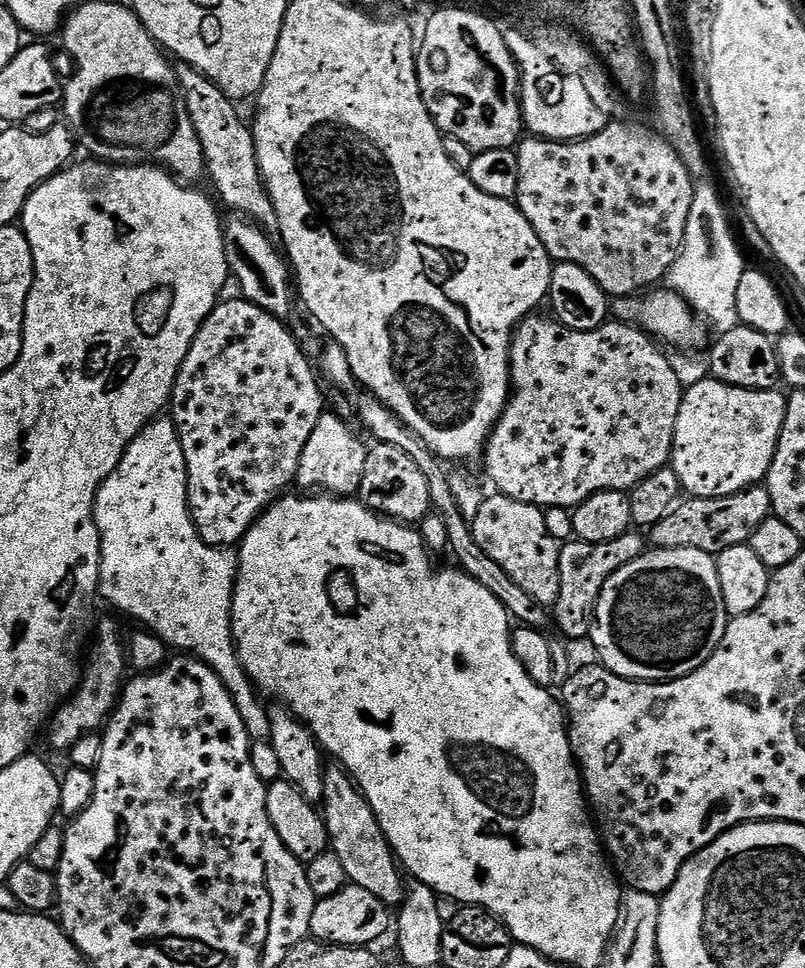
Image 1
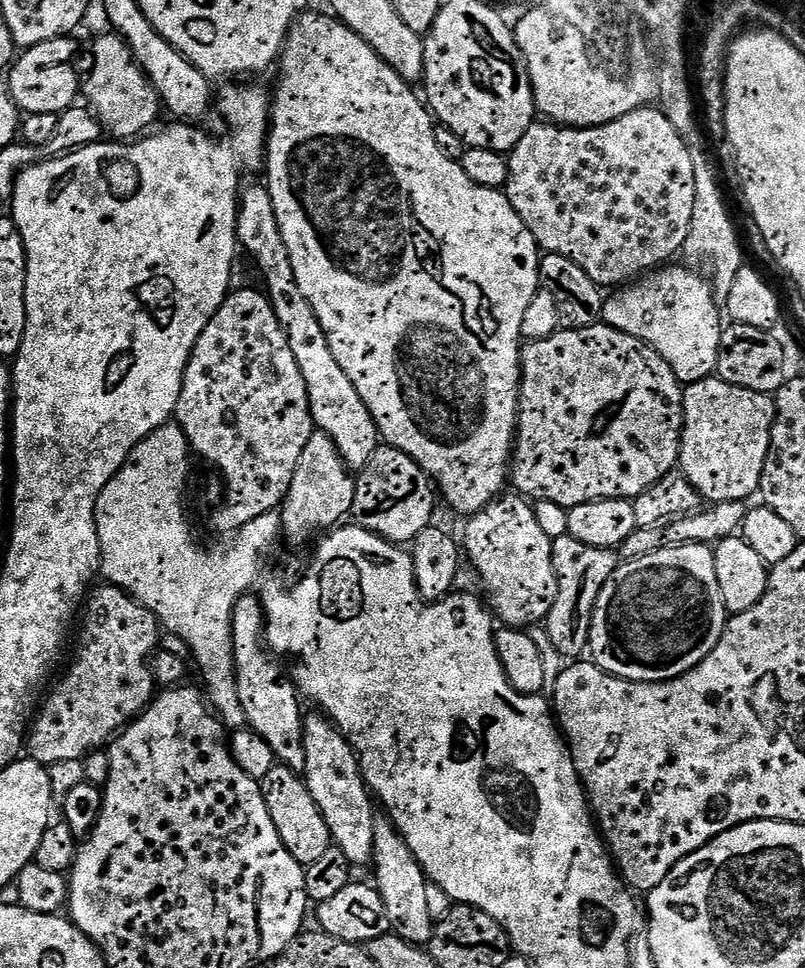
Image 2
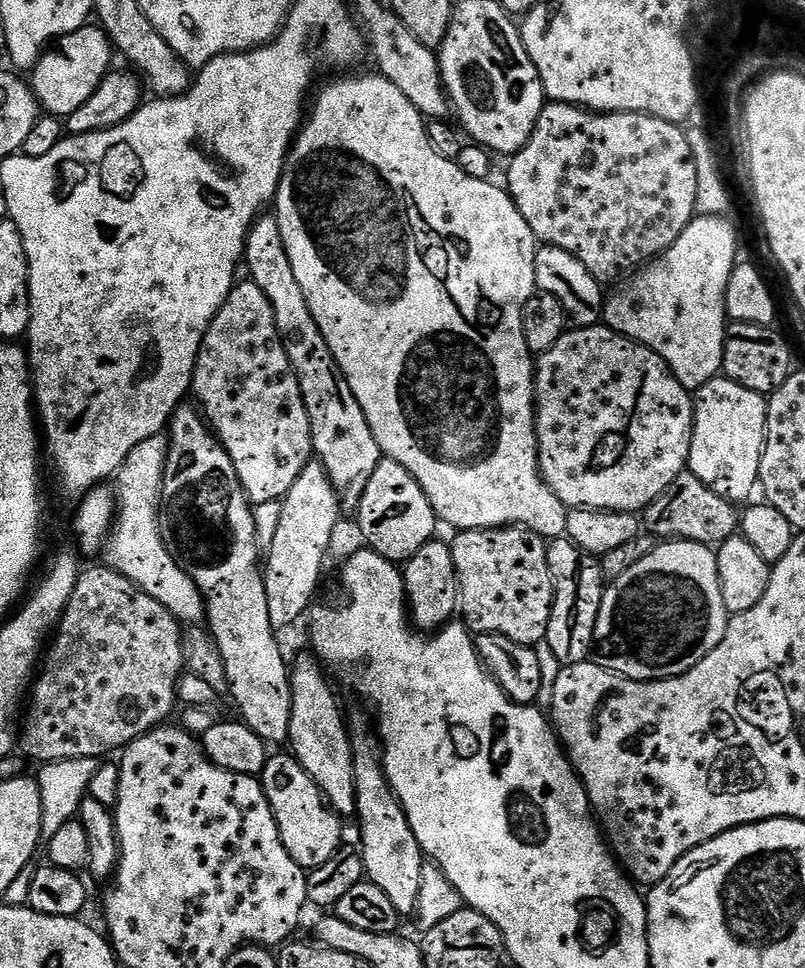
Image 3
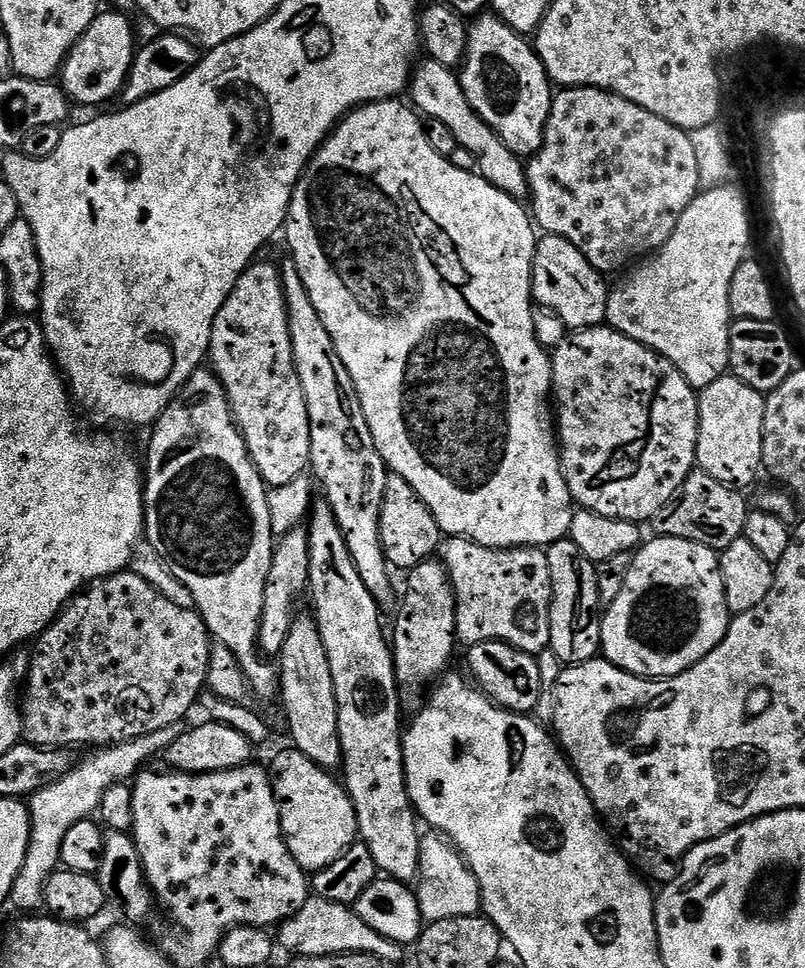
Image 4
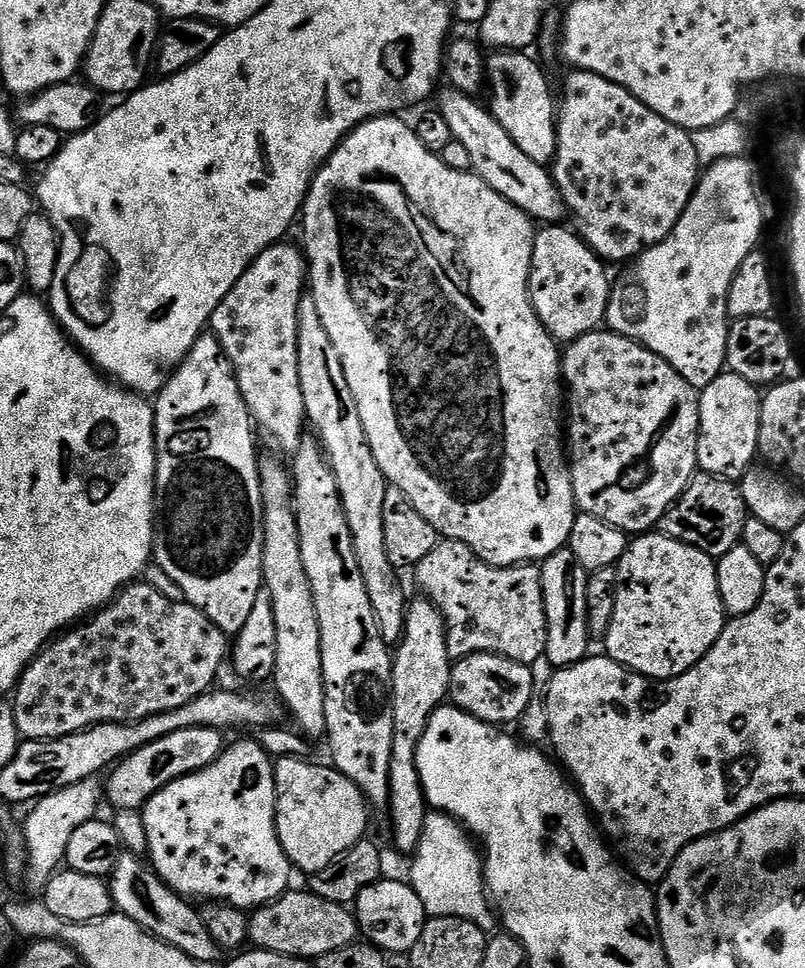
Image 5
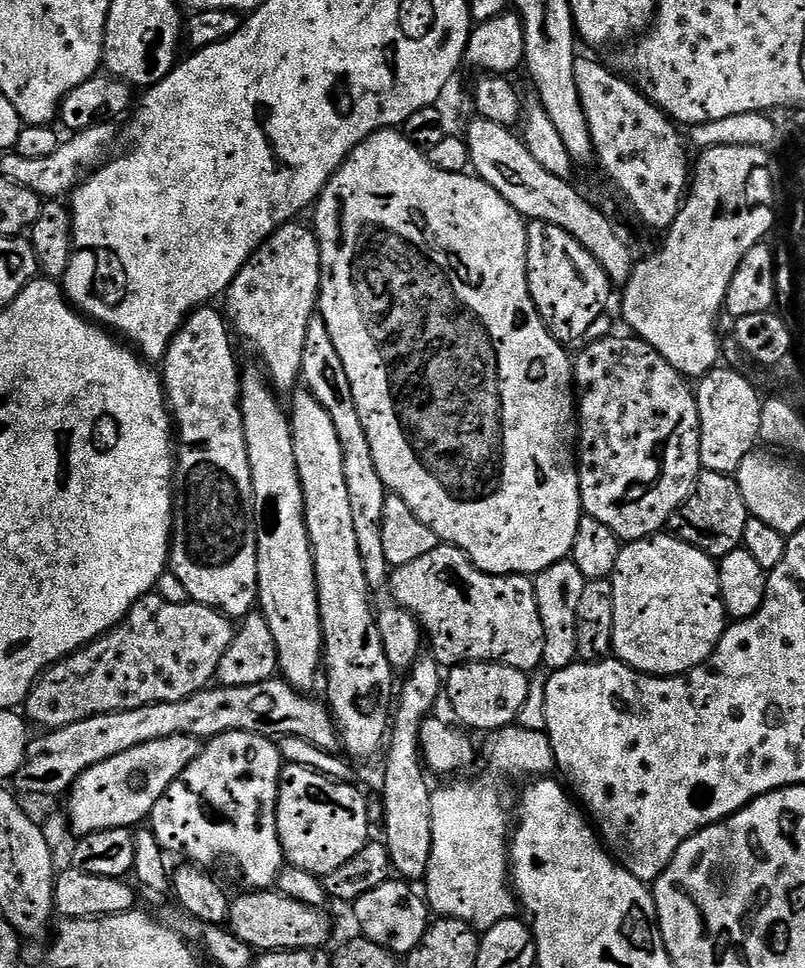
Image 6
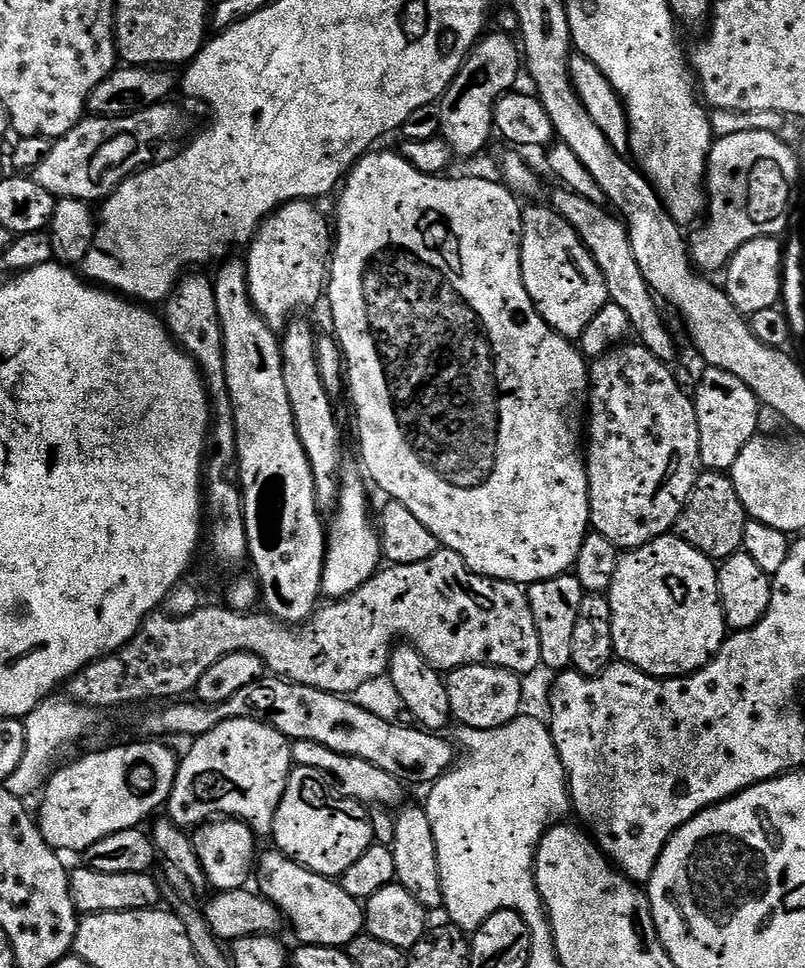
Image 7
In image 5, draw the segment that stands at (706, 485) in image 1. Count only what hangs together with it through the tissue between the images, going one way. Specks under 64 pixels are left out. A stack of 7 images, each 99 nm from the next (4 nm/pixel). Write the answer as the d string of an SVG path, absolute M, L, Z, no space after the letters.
M728 370L714 378L710 386L703 388L699 397L700 437L696 451L699 471L708 472L711 476L720 476L724 480L739 482L758 460L761 389L746 378Z

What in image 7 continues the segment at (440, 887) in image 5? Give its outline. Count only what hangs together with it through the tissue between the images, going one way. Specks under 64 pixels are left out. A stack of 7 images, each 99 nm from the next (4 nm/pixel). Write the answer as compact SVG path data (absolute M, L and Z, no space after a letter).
M521 714L506 726L498 726L494 730L461 727L459 731L454 736L462 753L458 763L427 789L430 828L434 834L434 846L438 846L443 911L448 912L447 919L451 923L465 934L471 934L482 922L486 922L486 918L490 918L490 914L498 914L498 910L514 910L526 922L533 941L551 941L552 922L548 919L544 899L536 889L536 849L544 833L553 827L556 811L564 807L567 809L570 804L568 775L564 772L562 758L558 758L552 729L545 721L543 724L532 716Z

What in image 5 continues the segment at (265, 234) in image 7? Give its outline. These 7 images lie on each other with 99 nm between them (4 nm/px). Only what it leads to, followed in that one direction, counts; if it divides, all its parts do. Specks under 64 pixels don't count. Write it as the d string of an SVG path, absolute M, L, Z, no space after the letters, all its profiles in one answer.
M289 242L271 244L238 278L234 290L222 298L218 310L210 321L211 335L218 338L226 358L236 371L242 398L252 416L253 425L261 437L269 436L285 454L298 450L306 432L302 382L298 378L298 326L300 325L300 300L306 295L308 261L301 249Z

